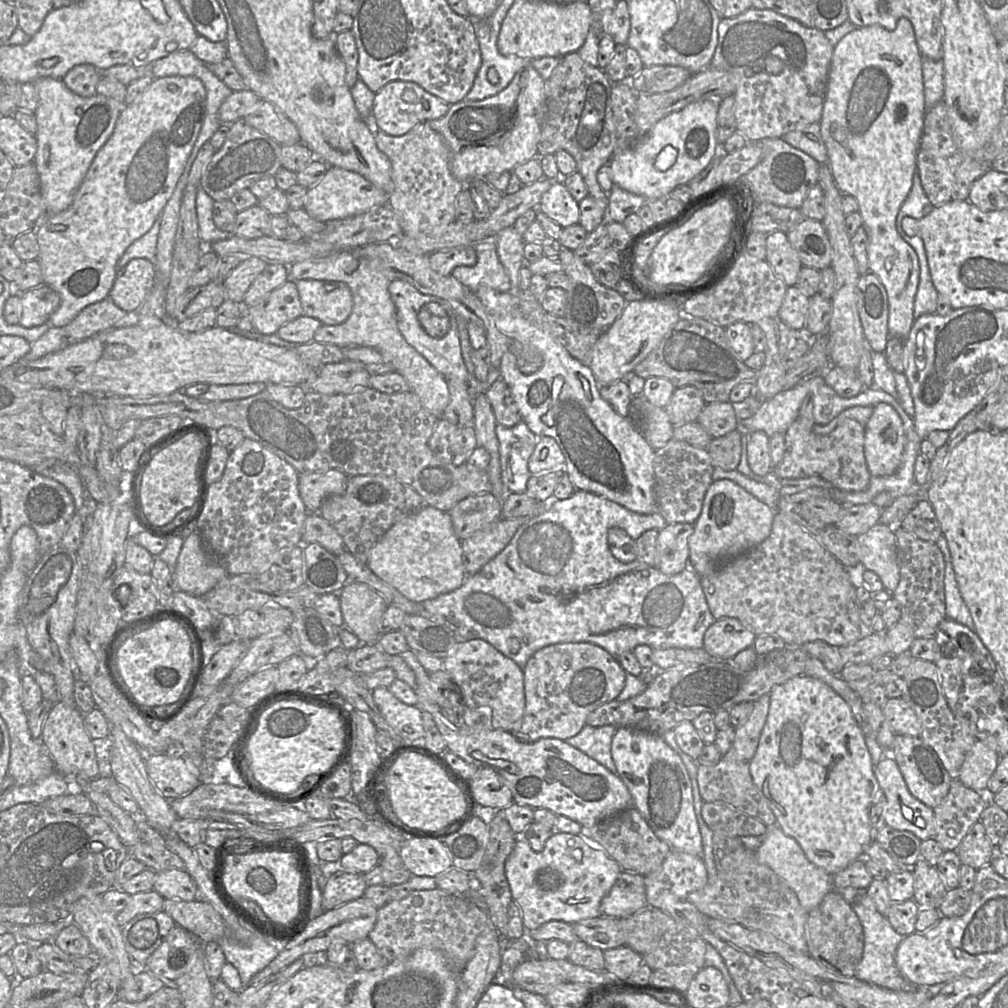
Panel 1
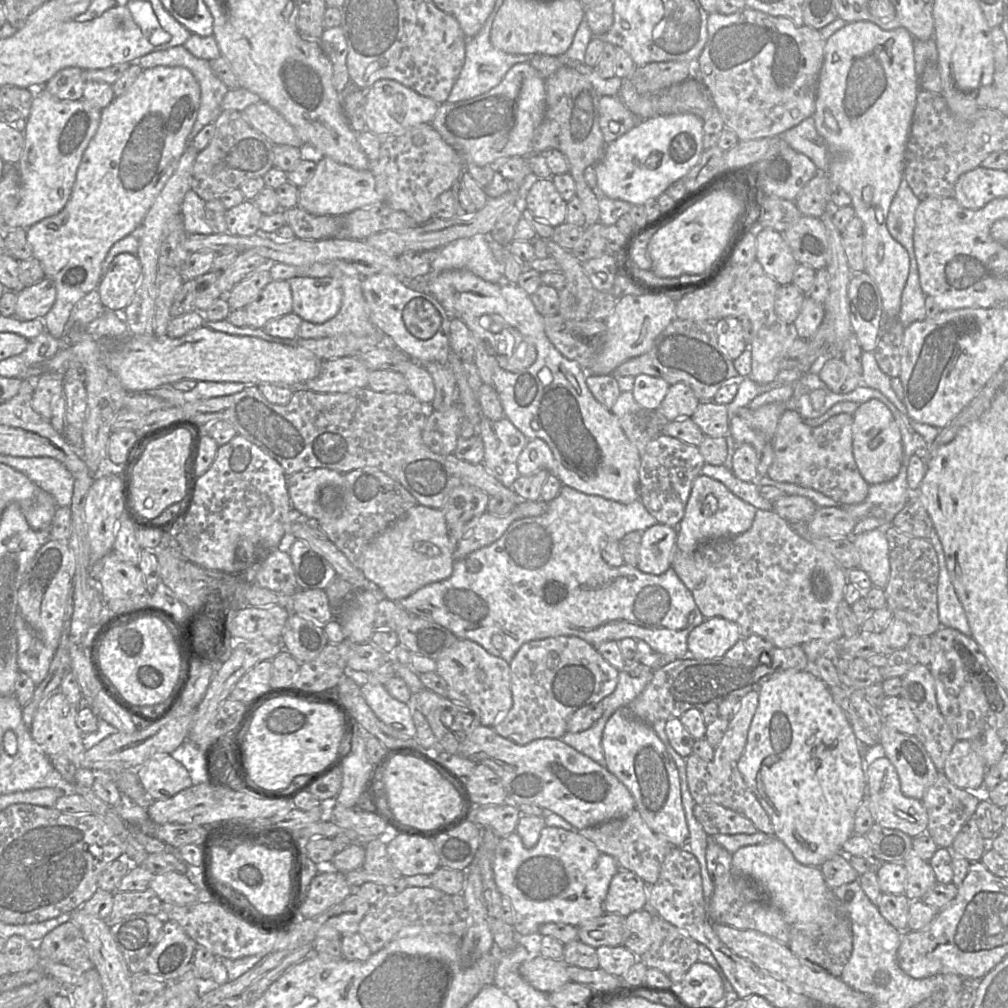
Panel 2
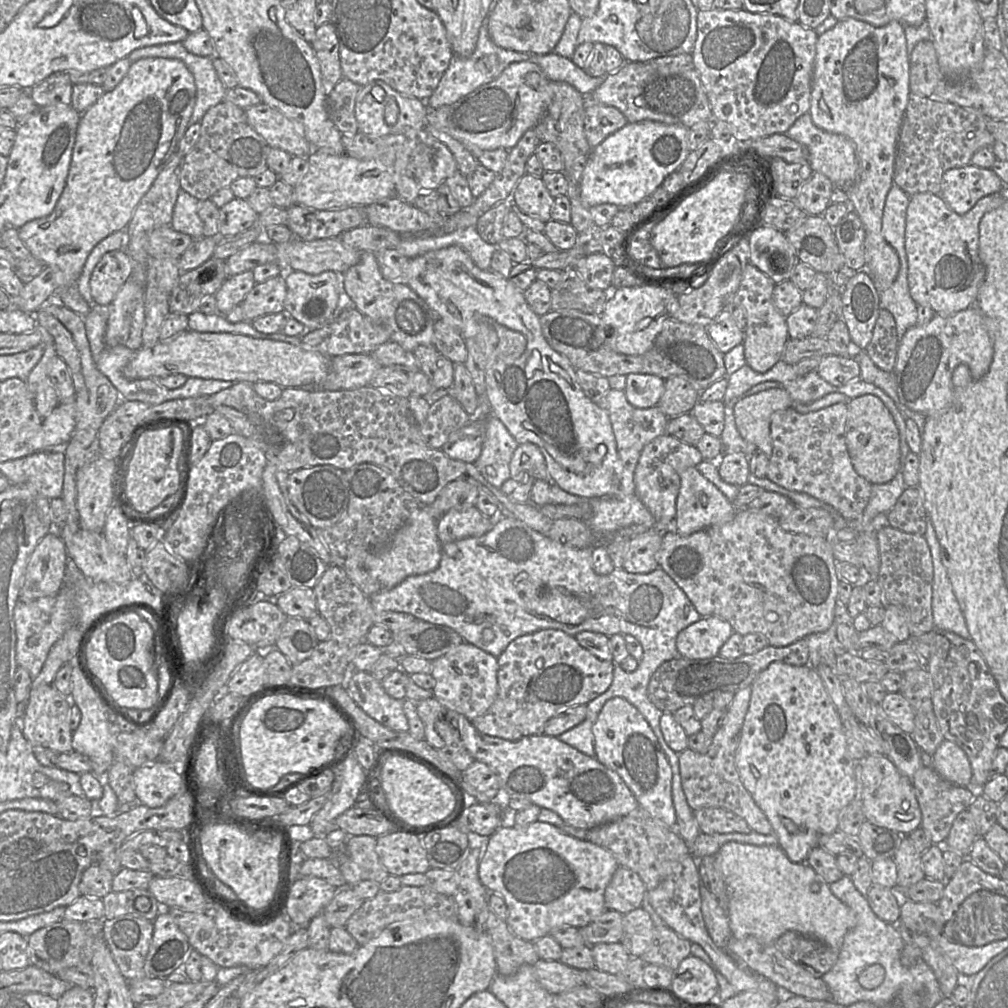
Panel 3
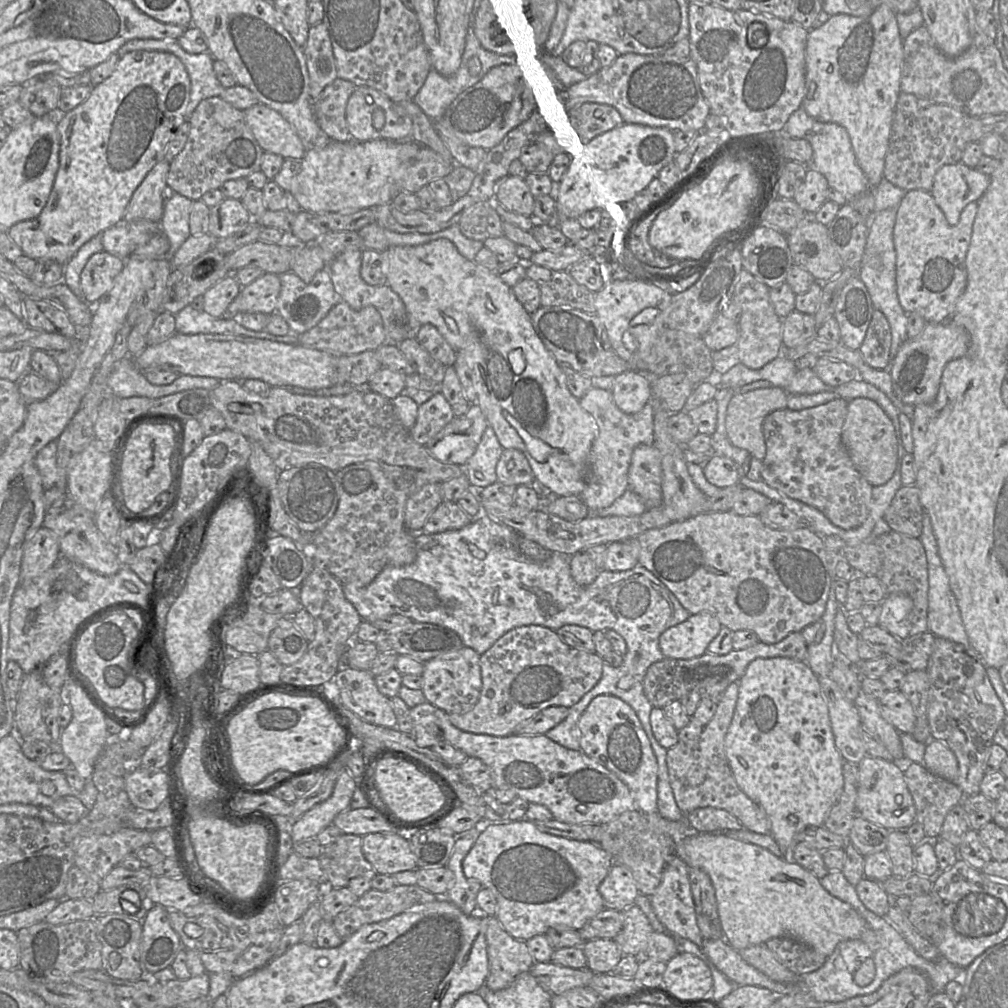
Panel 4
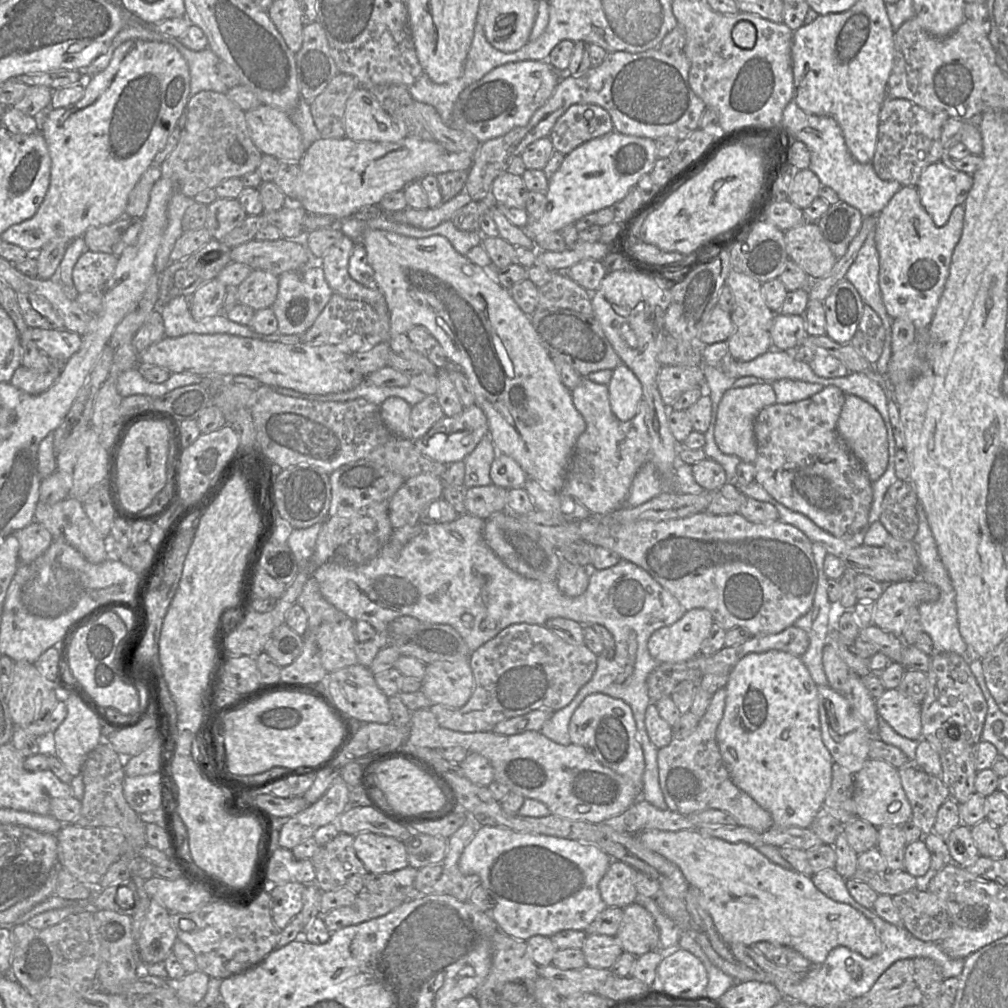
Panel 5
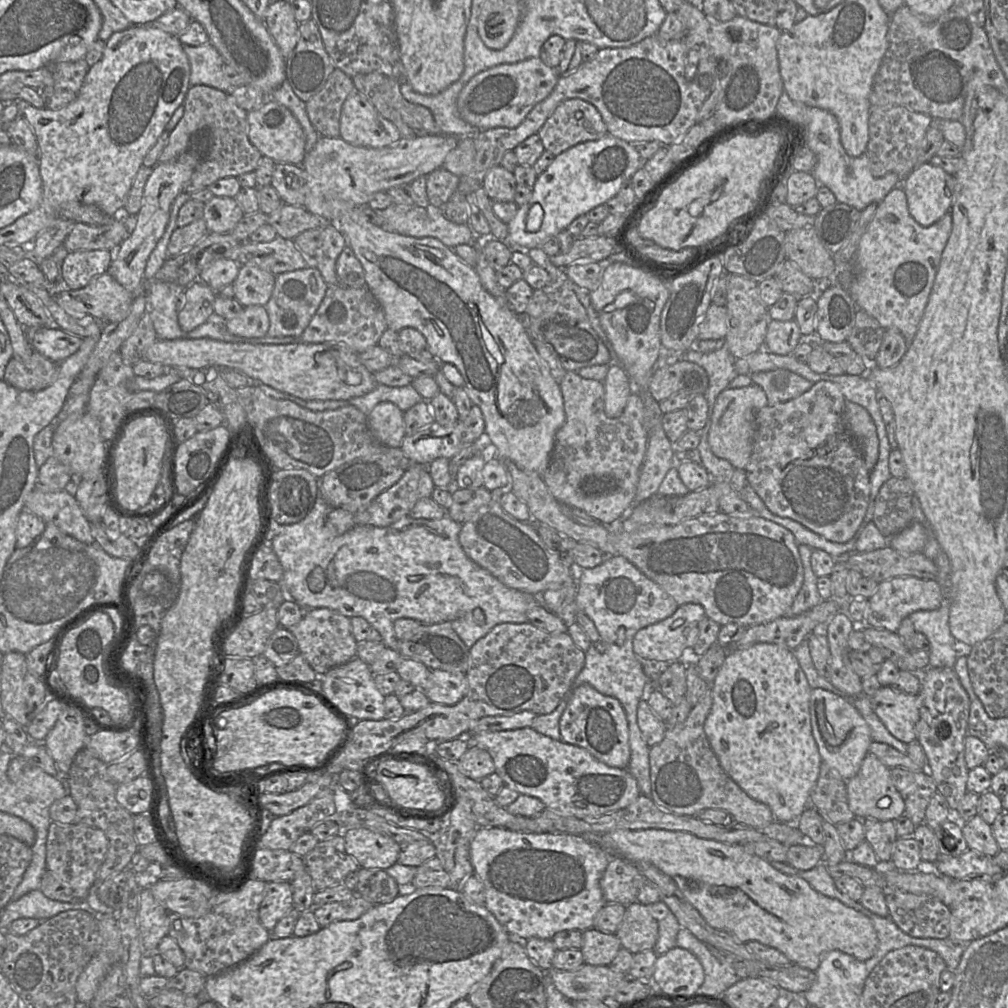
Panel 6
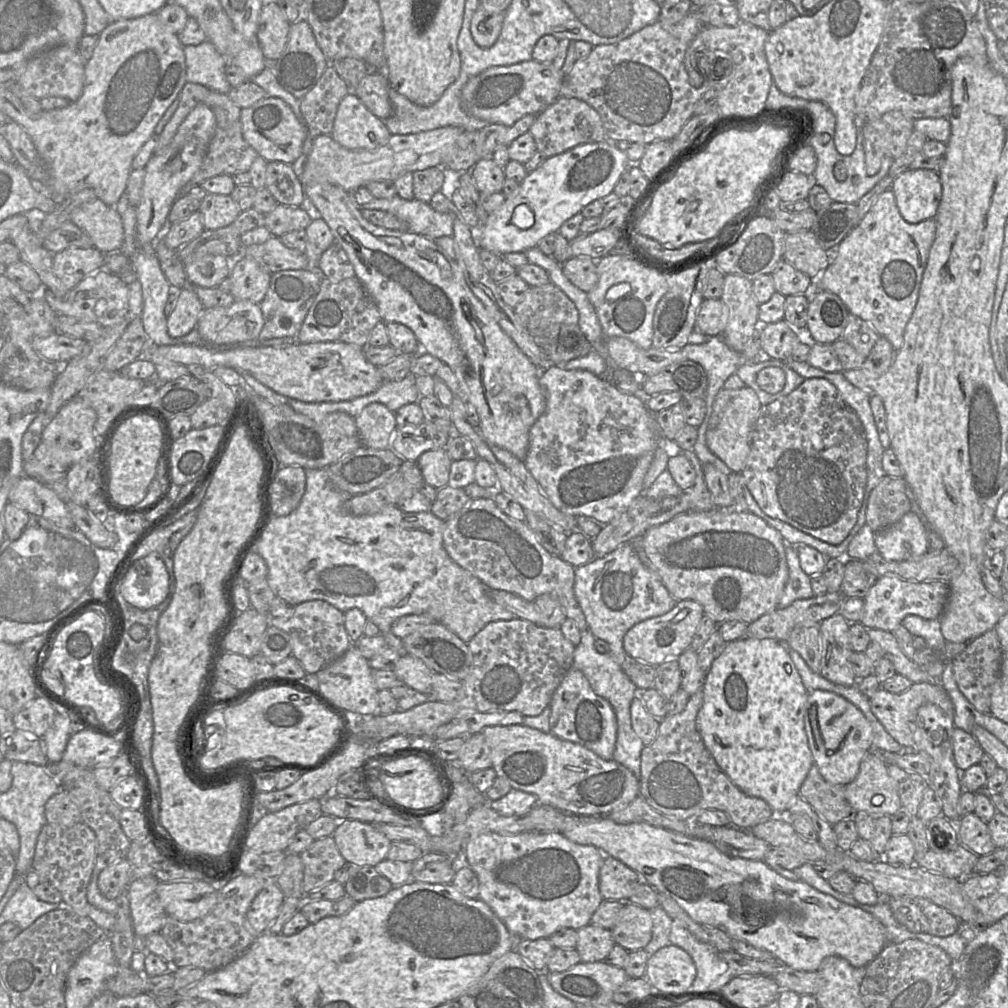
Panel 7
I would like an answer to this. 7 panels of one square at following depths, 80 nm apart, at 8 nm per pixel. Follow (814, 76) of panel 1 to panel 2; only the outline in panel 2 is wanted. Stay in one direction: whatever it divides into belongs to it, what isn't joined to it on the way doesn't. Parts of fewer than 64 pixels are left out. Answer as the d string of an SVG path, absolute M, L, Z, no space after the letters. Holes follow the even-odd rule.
M744 8L729 15L710 13L707 31L705 46L697 61L692 63L691 77L705 86L725 127L733 130L740 141L778 136L813 116L825 46L818 30L806 25L797 26L786 17Z

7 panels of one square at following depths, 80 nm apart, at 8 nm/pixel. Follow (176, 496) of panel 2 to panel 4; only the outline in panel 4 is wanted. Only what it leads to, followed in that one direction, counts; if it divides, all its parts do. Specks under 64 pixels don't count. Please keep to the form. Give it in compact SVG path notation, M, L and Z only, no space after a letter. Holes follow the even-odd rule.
M143 423L128 439L121 464L120 487L127 509L143 513L163 492L167 495L174 485L173 456L178 443L177 430L166 424Z

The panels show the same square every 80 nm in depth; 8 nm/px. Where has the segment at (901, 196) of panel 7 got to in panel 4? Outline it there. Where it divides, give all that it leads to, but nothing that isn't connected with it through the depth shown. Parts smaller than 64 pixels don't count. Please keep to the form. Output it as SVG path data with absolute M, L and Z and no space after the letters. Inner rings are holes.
M963 163L947 164L937 170L930 194L947 222L955 225L962 210L977 201L990 183L990 177Z

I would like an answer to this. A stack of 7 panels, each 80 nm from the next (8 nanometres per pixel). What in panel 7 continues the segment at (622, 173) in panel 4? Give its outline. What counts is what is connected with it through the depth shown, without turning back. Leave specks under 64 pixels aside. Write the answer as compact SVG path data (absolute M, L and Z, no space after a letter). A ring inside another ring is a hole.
M608 139L580 144L548 157L474 230L478 247L500 256L537 248L542 238L558 233L566 220L581 213L589 203L614 192L620 176L630 164L626 154Z

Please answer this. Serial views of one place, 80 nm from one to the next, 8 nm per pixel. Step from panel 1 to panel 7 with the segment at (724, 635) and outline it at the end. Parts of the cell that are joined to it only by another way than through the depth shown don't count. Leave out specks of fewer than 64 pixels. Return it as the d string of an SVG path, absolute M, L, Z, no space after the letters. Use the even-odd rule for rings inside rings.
M677 601L675 607L666 614L646 619L630 628L623 638L624 650L628 656L655 666L668 659L677 659L691 648L693 637L704 614L703 607L696 601Z

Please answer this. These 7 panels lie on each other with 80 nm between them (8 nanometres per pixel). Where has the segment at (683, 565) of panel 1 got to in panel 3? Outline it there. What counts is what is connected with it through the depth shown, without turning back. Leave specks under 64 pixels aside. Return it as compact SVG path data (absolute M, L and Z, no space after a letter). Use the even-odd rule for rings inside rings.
M650 529L631 539L622 569L630 573L649 573L658 568L657 553L665 529Z

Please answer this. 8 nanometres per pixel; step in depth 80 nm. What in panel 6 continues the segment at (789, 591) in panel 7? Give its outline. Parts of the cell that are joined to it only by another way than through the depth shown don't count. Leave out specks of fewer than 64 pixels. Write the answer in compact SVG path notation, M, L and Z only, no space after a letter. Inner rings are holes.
M799 545L798 550L804 566L804 581L789 610L788 617L802 614L817 606L824 600L817 589L818 577L813 573L811 567L811 553L813 549L806 545Z

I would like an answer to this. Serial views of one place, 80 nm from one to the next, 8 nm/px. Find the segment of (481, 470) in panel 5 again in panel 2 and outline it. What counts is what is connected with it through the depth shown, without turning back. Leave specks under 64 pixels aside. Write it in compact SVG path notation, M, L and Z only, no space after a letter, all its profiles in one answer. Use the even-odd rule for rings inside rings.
M483 417L477 433L484 445L482 465L503 486L511 488L520 477L518 457L530 440L507 418L492 421Z

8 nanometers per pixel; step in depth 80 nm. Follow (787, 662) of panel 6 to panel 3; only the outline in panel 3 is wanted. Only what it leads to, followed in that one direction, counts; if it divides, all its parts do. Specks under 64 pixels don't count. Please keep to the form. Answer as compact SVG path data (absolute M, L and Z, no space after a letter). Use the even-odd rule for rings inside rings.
M772 662L757 676L750 687L751 698L735 754L735 765L744 787L770 821L773 834L778 839L778 845L792 862L805 863L809 852L813 848L818 847L819 837L838 830L839 814L854 799L856 788L854 765L856 761L854 761L848 753L843 723L815 668L809 665L793 666L783 662Z

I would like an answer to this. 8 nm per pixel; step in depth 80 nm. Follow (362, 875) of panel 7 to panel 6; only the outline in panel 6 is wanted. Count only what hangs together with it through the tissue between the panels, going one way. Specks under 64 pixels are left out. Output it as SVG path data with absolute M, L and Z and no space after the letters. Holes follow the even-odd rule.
M360 867L354 893L360 894L374 905L392 902L400 895L398 883L382 869Z

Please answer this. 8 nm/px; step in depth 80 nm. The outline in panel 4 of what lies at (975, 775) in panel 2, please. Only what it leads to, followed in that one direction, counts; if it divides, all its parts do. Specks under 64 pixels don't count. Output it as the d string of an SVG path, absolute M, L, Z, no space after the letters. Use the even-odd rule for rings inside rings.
M931 739L925 748L923 765L935 775L954 782L959 765L954 752L942 741Z

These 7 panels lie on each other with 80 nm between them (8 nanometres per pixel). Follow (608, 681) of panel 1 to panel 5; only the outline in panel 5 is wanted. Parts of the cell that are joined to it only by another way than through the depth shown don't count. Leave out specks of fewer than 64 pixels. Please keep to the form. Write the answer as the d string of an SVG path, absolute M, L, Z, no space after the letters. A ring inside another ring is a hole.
M518 623L503 629L469 656L475 679L475 689L468 702L460 708L431 704L429 707L443 728L463 732L493 732L501 721L524 715L536 709L557 711L567 706L580 689L593 677L598 655L584 644L572 645L548 630L544 625Z

